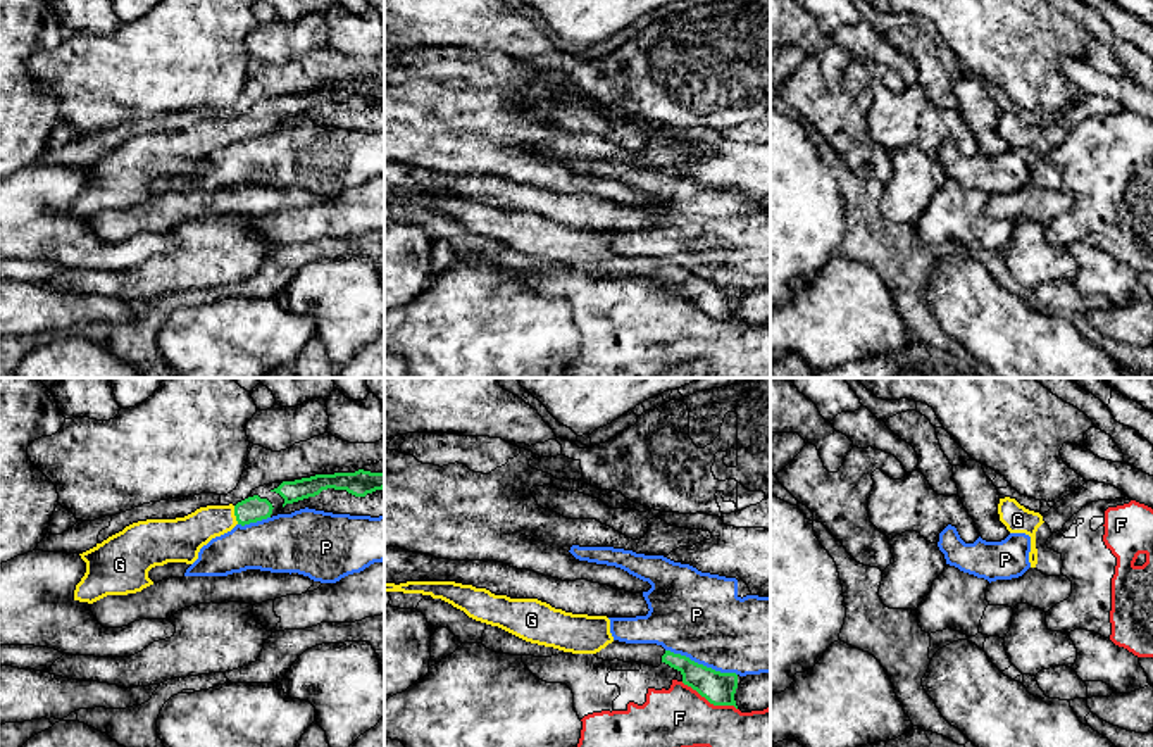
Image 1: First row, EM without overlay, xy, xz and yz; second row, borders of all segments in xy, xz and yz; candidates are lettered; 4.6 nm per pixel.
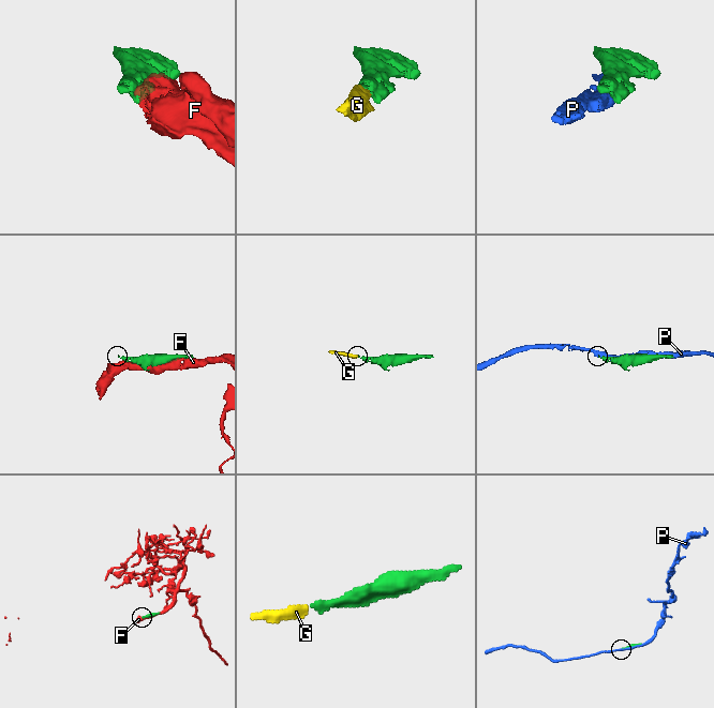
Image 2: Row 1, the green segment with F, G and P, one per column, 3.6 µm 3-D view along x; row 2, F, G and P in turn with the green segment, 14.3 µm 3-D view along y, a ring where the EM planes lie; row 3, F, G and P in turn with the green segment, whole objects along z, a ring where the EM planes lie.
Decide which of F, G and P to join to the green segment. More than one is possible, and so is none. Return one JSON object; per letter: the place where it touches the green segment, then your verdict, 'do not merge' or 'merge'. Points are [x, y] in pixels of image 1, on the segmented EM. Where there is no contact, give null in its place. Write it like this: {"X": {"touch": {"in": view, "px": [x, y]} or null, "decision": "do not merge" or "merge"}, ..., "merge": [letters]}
{"F": {"touch": {"in": "xz", "px": [709, 701]}, "decision": "do not merge"}, "G": {"touch": {"in": "xy", "px": [235, 514]}, "decision": "merge"}, "P": {"touch": {"in": "xz", "px": [702, 665]}, "decision": "do not merge"}, "merge": ["G"]}

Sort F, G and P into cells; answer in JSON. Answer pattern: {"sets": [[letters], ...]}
{"sets": [["F"], ["G"], ["P"]]}

